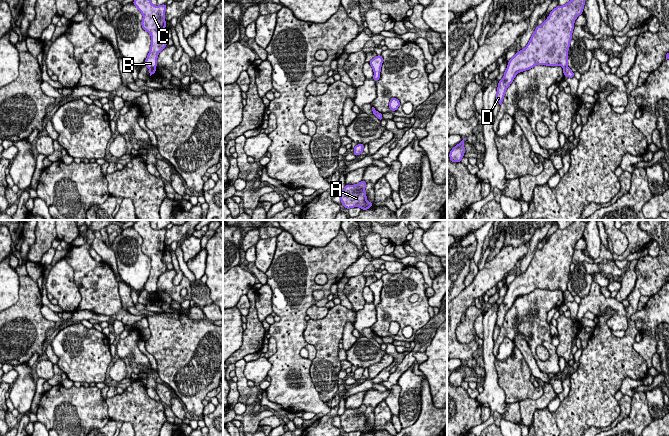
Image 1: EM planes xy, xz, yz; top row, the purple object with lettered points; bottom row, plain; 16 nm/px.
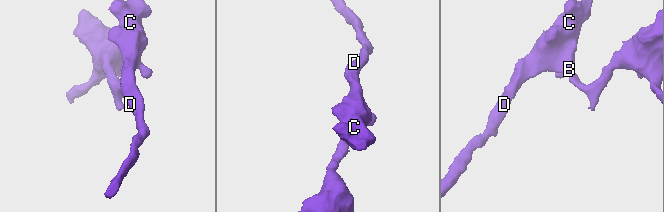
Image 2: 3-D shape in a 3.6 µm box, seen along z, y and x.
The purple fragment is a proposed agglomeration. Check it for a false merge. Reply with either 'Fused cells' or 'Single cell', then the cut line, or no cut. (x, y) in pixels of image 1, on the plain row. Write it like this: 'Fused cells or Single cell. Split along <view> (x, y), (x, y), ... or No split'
Fused cells. Split along yz (566, 289), (563, 292)

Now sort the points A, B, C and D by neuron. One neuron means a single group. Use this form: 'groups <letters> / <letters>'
groups A / B C D

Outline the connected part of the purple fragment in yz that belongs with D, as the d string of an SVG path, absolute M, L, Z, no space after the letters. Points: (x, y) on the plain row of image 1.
M575 220L567 228L563 230L559 229L553 233L543 248L536 251L527 270L516 276L509 284L506 295L504 296L504 301L499 304L498 307L496 325L498 325L500 329L504 323L506 313L519 296L529 294L537 288L547 290L560 289L563 292L567 290L568 274L574 253L574 246L576 242L583 237L585 225L586 223L583 220Z

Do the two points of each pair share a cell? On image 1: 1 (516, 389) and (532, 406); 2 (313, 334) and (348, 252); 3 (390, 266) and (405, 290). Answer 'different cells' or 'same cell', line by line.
1: different cells
2: different cells
3: different cells

